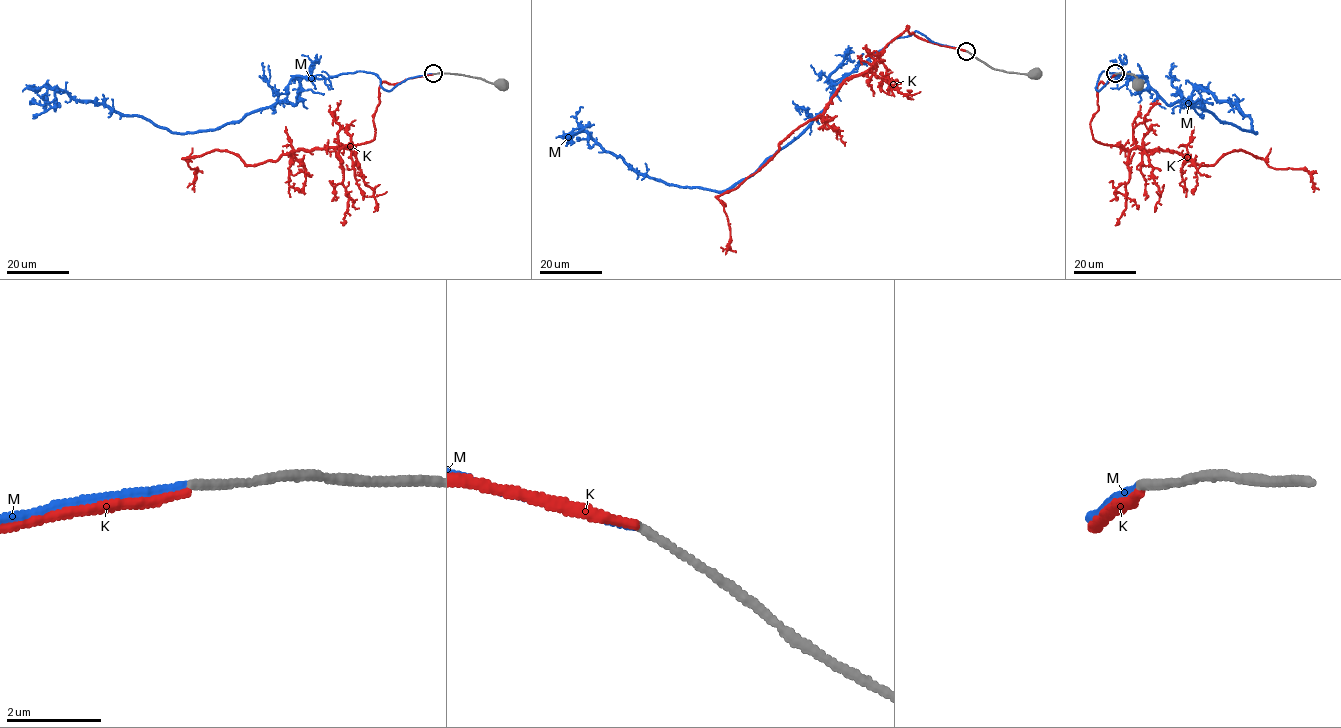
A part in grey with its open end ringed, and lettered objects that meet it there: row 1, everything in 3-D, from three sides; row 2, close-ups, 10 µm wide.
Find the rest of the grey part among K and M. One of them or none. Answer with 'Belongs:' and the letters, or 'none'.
Belongs: M

